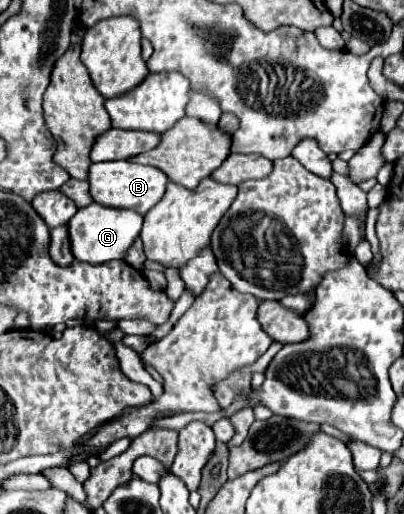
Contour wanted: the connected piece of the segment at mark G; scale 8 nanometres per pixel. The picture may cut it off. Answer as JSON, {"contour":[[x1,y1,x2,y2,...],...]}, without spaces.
{"contour":[[90,203,88,207,80,209,68,223,72,255,78,261,92,265,100,265,112,259,124,259,128,247,134,243,134,239,142,229,142,221,144,217,132,209,110,209,98,203]]}

